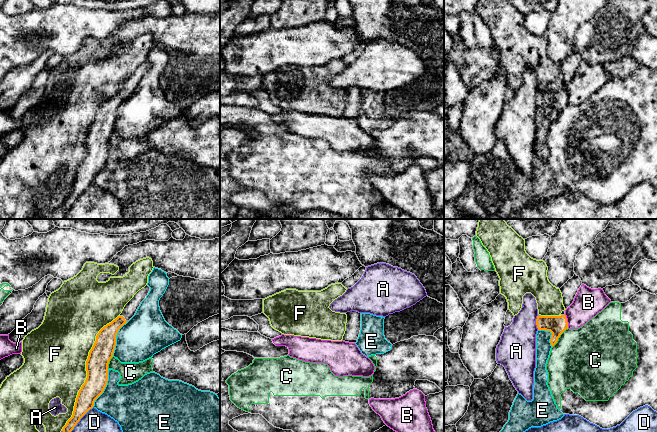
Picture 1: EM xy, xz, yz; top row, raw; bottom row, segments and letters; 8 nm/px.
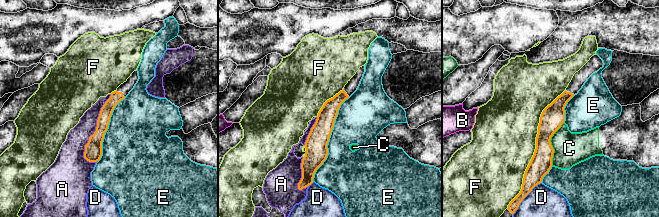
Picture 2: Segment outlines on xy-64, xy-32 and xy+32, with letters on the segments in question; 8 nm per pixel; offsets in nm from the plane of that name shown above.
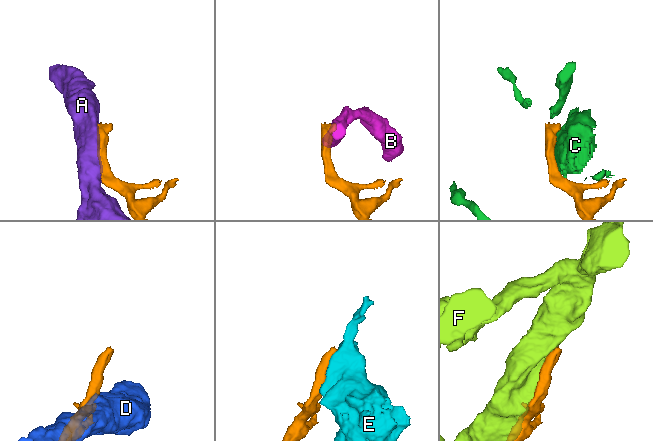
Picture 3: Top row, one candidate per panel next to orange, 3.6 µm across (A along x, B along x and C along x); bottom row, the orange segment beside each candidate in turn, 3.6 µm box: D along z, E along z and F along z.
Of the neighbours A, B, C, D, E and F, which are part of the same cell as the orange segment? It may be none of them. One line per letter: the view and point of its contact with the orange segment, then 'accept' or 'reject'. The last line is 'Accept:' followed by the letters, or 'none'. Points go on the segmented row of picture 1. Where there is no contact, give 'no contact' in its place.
A: meets orange in yz at (536, 322); reject
B: meets orange in yz at (566, 321); reject
C: meets orange in yz at (559, 336); reject
D: meets orange in xy at (80, 418); reject
E: meets orange in xy at (104, 388); reject
F: meets orange in xy at (86, 370); reject
Accept: none

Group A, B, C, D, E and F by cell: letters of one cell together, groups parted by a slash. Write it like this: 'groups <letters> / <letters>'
groups A / B / C / D / E / F

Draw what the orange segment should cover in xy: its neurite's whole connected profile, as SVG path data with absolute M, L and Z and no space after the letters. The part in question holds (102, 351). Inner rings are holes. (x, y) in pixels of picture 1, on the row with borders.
M148 285L139 290L125 305L122 313L97 334L86 361L87 378L78 392L73 415L63 427L63 432L71 432L80 419L93 408L95 400L103 393L108 381L108 364L113 357L117 333L135 315L149 291Z

